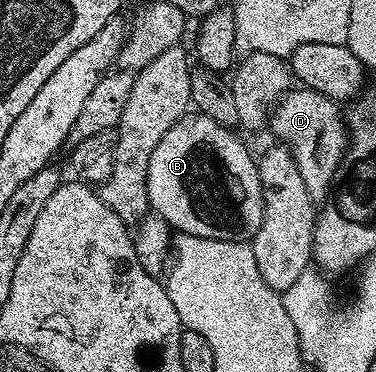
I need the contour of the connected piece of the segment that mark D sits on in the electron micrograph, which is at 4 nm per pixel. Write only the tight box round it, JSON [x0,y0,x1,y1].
[269,89,349,205]

